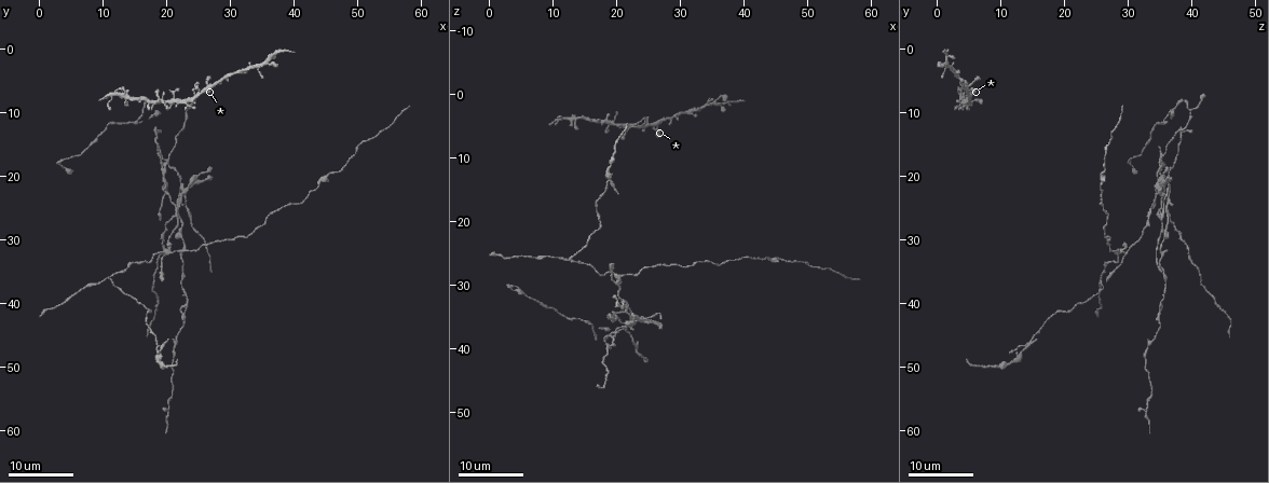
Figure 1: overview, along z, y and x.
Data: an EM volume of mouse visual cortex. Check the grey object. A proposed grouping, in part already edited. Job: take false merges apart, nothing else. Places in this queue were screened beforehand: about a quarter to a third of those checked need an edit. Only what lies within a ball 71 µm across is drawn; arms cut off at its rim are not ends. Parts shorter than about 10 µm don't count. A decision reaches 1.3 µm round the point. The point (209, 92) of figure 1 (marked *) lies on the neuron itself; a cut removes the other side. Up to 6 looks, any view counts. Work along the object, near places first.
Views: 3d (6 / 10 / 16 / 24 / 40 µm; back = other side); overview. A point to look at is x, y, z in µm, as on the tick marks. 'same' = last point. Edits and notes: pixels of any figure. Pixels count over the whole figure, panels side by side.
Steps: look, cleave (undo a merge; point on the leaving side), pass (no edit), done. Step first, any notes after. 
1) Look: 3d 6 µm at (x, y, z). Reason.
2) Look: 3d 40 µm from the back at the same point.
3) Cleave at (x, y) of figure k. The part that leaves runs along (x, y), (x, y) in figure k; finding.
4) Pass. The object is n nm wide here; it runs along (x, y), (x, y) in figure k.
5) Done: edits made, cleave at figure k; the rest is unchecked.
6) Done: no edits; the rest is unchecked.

Look: 3d 16 µm at (26.0, 6.5, 5.0). Looks like a crossing.

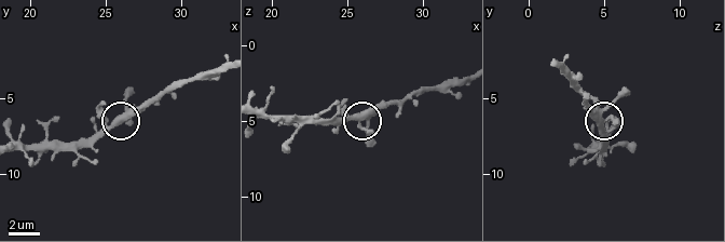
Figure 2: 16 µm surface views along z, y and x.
Look: 3d 6 µm at (25.8, 6.2, 4.6).

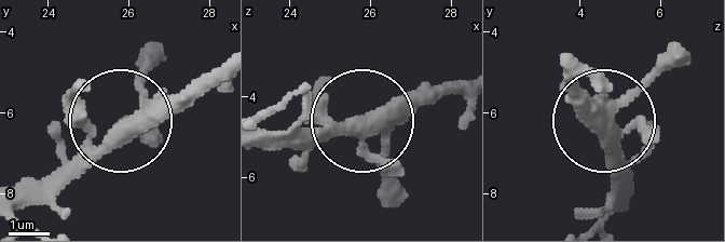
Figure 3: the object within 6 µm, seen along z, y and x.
Pass. The side arm is 17 µm long; it runs along (657, 144), (599, 123), (572, 54) in figure 3; continuous, no second neuron.

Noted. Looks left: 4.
Look: 3d 24 µm at (11.5, 36.0, 26.0). Three arms meet.

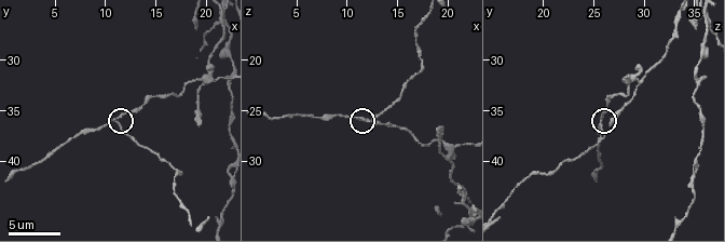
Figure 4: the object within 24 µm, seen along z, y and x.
Look: 3d 10 µm at (11.0, 36.4, 25.6). Zoom in.

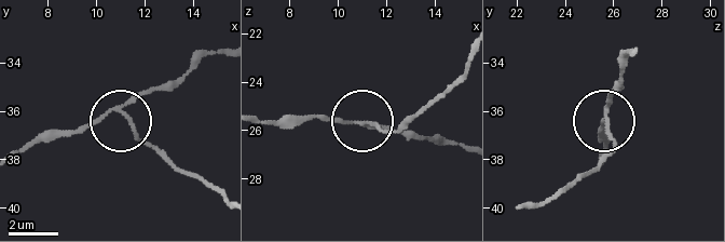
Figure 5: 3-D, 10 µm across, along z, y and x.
Cleave at (137, 139) of figure 5. The object is 140 nm wide here; the part that leaves runs along (120, 112), (136, 135), (220, 195) in figure 5; two neurons meet here.

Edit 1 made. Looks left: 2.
Look: 3d 16 µm at (21.0, 31.8, 28.6).

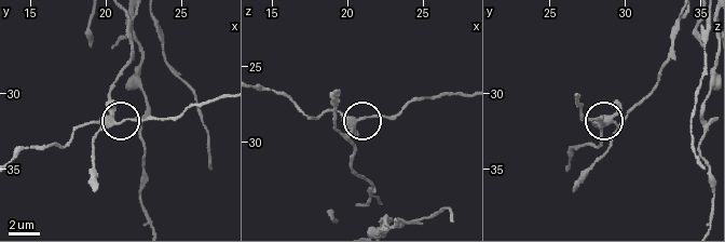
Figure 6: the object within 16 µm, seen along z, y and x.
Cleave at (94, 140) of figure 6. The object is 270 nm wide here; the part that leaves runs along (616, 123), (656, 83), (678, 17) in figure 6; a second neuron is stuck on.

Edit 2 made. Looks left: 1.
Done: edits made, cleave at figure 5, cleave at figure 6; the rest is unchecked.

